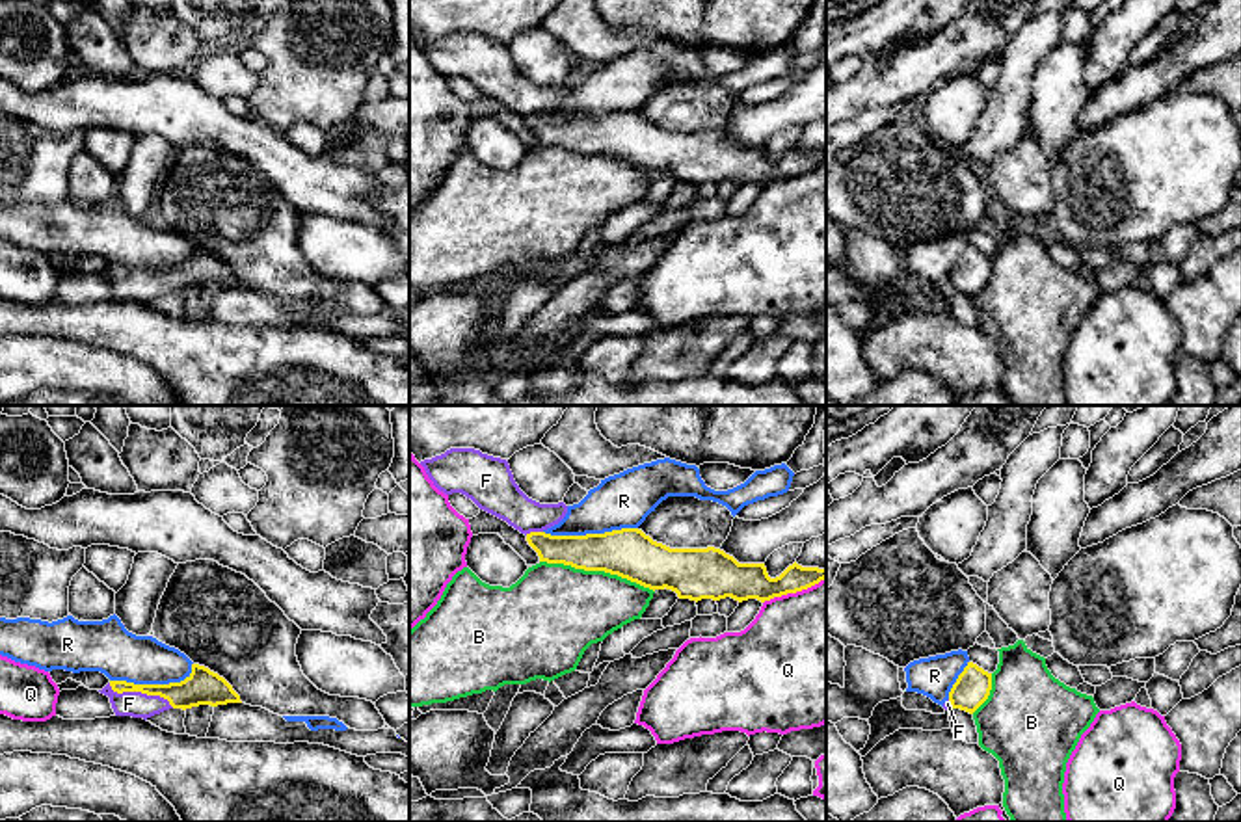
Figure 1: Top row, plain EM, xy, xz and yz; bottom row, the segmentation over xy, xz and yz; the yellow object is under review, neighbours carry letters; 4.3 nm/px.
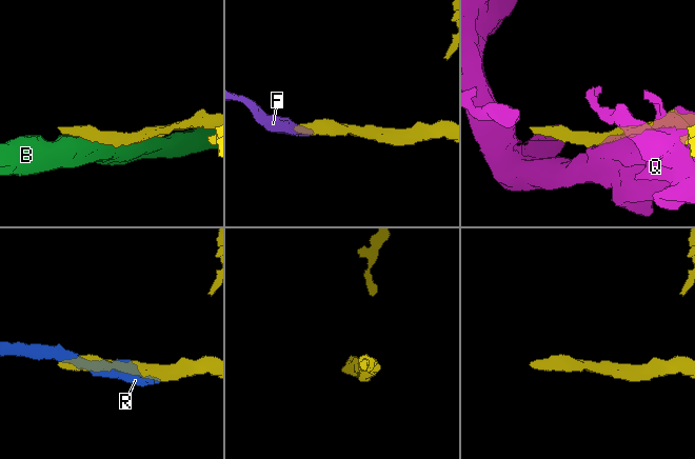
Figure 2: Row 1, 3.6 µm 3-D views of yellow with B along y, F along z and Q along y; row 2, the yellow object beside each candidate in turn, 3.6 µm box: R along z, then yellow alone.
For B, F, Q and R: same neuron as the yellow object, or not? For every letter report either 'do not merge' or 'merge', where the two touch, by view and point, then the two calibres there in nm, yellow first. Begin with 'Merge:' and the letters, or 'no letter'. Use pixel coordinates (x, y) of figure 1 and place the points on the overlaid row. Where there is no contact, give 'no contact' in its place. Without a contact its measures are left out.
Merge: F
B: do not merge; meets yellow in xz at (598, 570); 220 nm thick on the yellow side, 400 nm on the other
F: merge; meets yellow in xy at (140, 690); 140 nm thick on the yellow side, 110 nm on the other
Q: do not merge; meets yellow in xz at (793, 592); 160 nm thick on the yellow side, 500 nm on the other
R: do not merge; meets yellow in xz at (590, 534); 220 nm thick on the yellow side, 240 nm on the other

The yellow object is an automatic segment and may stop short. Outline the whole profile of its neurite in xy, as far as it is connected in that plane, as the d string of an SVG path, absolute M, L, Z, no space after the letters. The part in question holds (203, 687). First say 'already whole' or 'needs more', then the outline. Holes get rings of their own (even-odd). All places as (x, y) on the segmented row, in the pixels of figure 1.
needs more; M192 664L192 673L180 683L134 684L110 681L100 694L110 697L115 716L151 718L169 709L199 705L242 703L233 686L205 666Z

